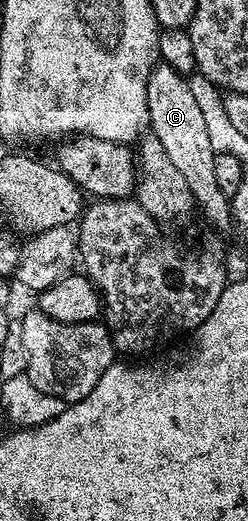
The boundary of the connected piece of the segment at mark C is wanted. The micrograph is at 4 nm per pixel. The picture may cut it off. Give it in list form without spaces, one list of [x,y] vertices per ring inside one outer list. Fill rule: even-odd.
[[[165,62],[151,68],[147,81],[147,122],[150,134],[161,141],[173,166],[185,176],[185,185],[189,185],[193,193],[196,208],[200,212],[203,210],[204,217],[216,227],[216,232],[231,231],[231,200],[221,191],[213,173],[216,151],[213,145],[209,145],[209,128],[205,126],[205,117],[193,97],[190,82]]]

